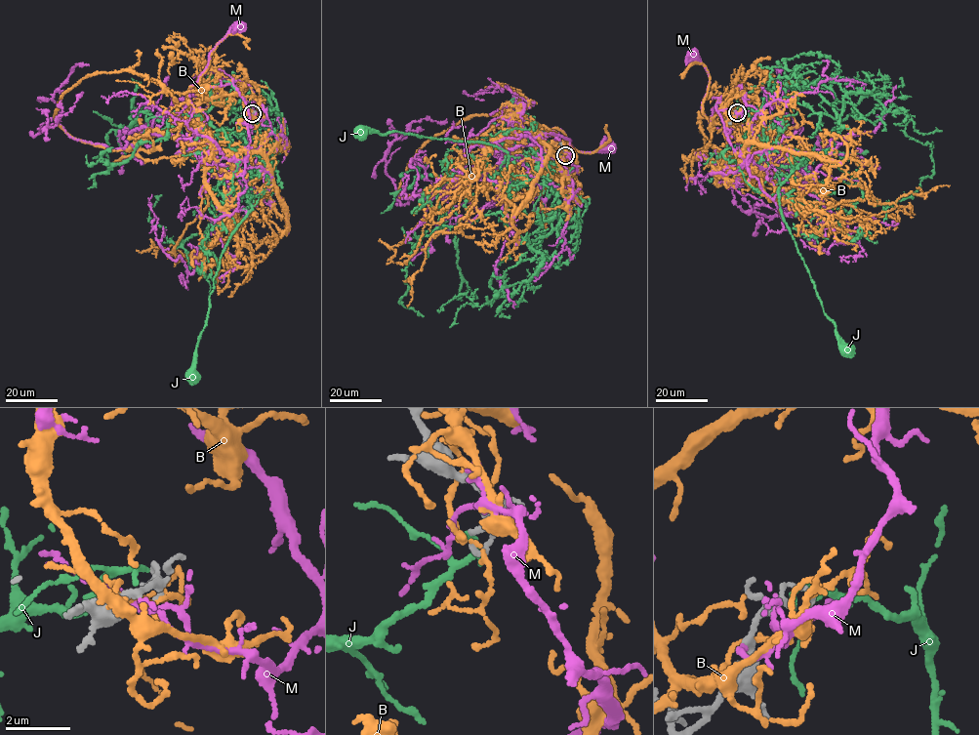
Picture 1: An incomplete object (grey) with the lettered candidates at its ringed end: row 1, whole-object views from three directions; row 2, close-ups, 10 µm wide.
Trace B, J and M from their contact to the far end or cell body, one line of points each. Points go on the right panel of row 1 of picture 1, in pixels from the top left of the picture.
B: (739, 113), (719, 112), (740, 129), (781, 203), (817, 186), (860, 186), (880, 204), (950, 185)
J: (737, 112), (749, 115), (746, 142), (776, 142), (806, 155), (781, 183), (779, 206), (824, 313), (847, 350)
M: (733, 116), (746, 105), (756, 109), (749, 147), (762, 169), (736, 139), (705, 115), (709, 79), (693, 54)

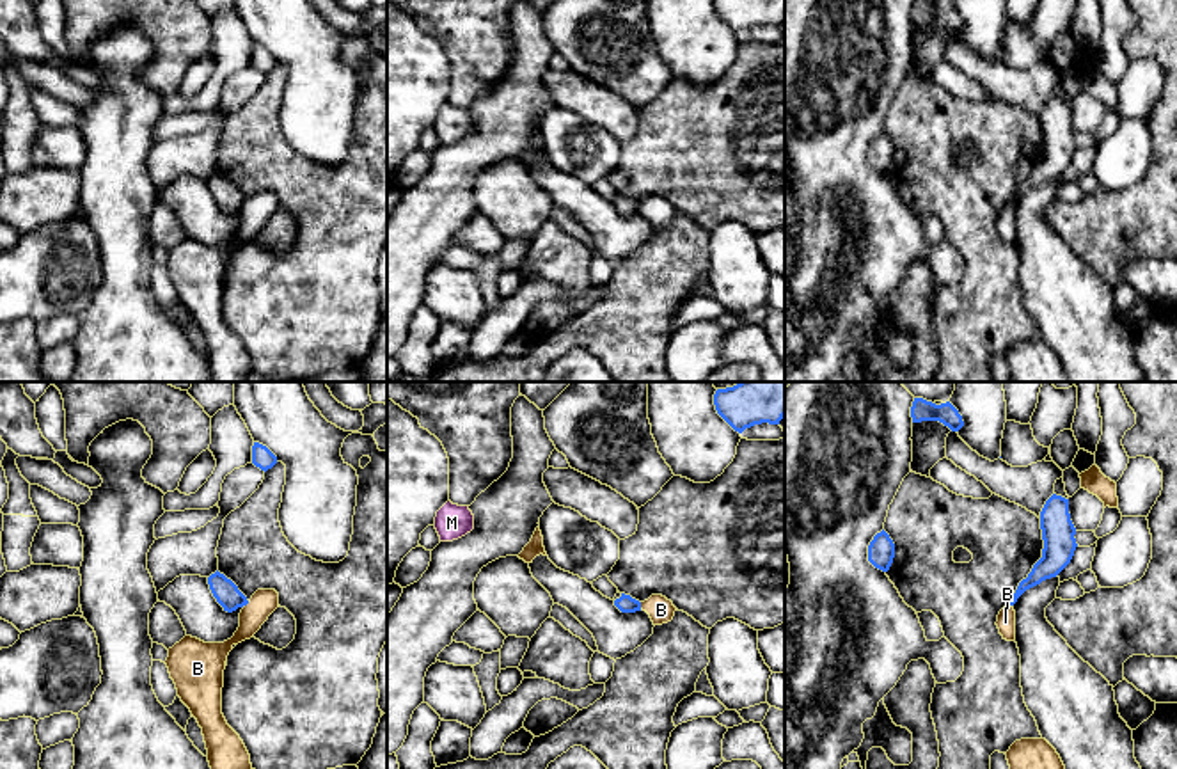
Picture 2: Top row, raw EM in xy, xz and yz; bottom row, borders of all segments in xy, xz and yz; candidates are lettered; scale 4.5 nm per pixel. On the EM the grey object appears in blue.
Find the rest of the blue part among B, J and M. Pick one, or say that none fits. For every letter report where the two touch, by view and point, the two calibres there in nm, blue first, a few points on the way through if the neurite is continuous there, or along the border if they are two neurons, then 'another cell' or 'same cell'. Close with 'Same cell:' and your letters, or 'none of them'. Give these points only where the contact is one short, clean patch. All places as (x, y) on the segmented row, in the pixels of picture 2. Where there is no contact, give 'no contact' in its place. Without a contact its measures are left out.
B: meets blue in xz at (639, 606); 80 nm thick on the blue side, 120 nm on the other; border along xz (639, 602), (641, 608); another cell
J: no contact; another cell
M: no contact; another cell
Same cell: none of them

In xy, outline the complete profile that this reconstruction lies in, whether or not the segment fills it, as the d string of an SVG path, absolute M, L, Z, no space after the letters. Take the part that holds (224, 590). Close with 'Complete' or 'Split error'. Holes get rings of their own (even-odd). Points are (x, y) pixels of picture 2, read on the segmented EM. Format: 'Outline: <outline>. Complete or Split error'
Outline: M218 570L208 577L209 590L224 611L233 613L249 604L238 586Z. Complete

